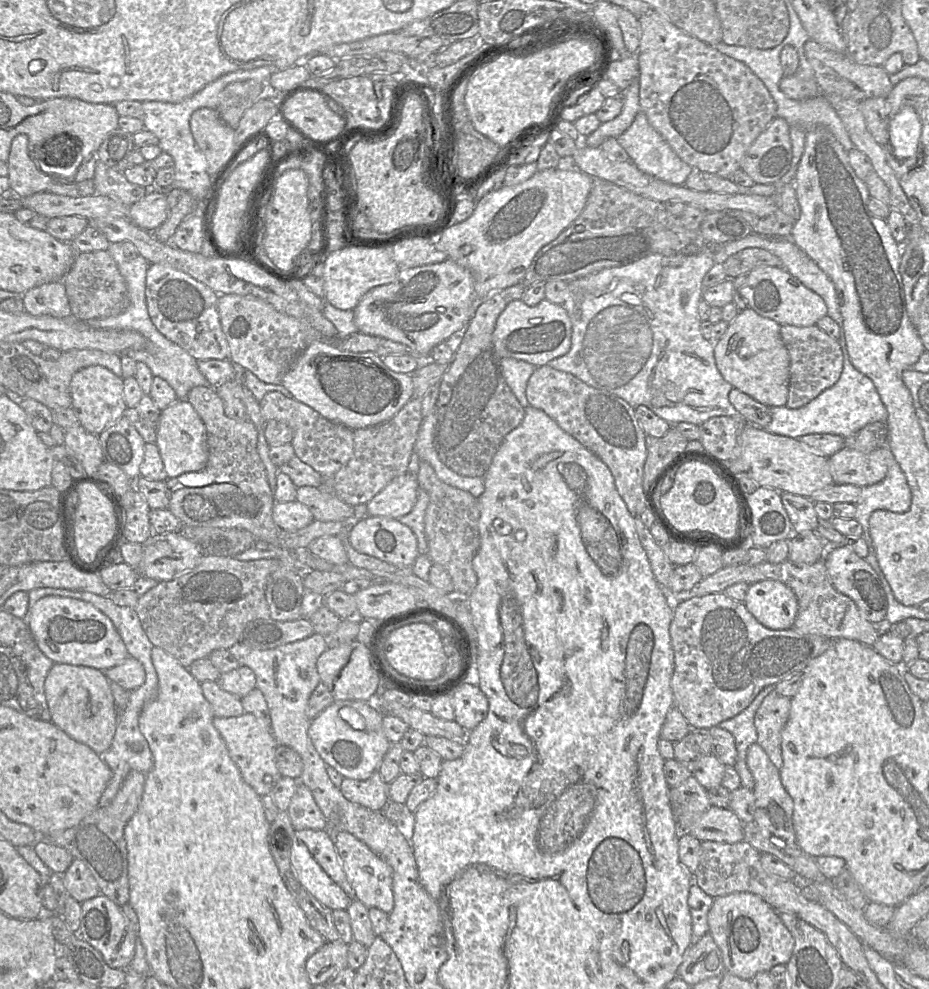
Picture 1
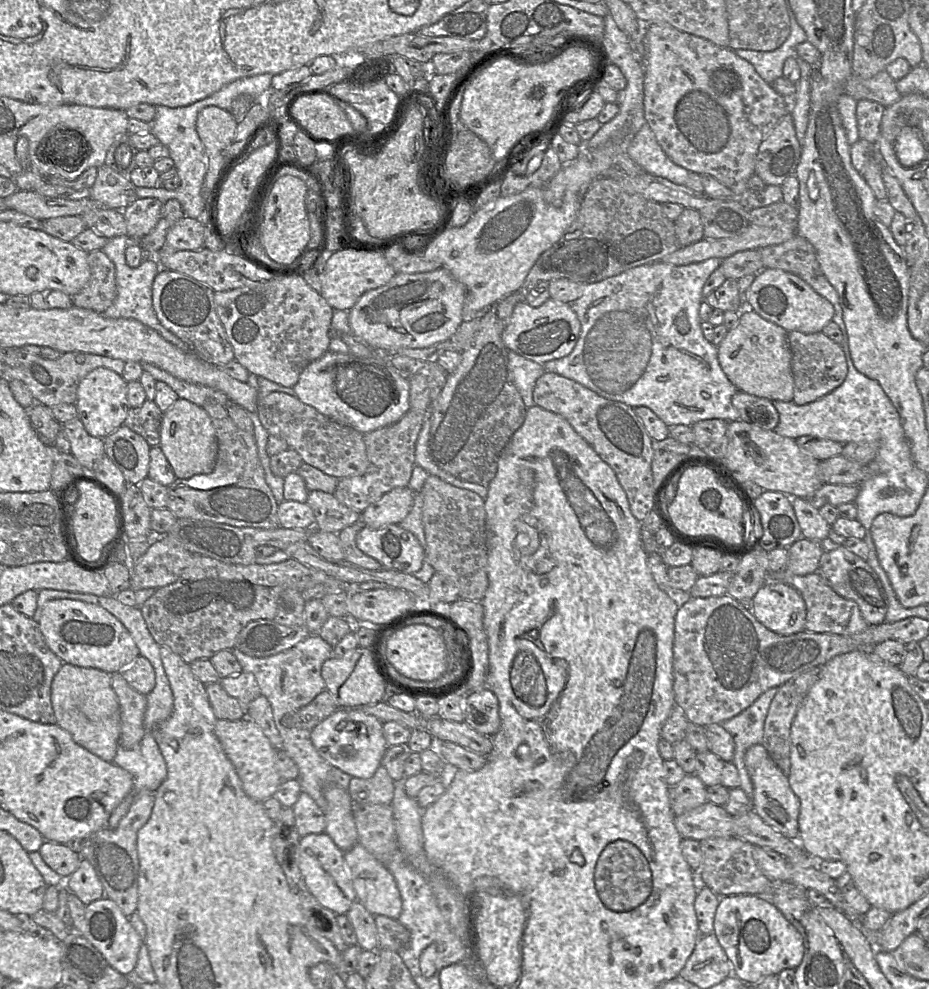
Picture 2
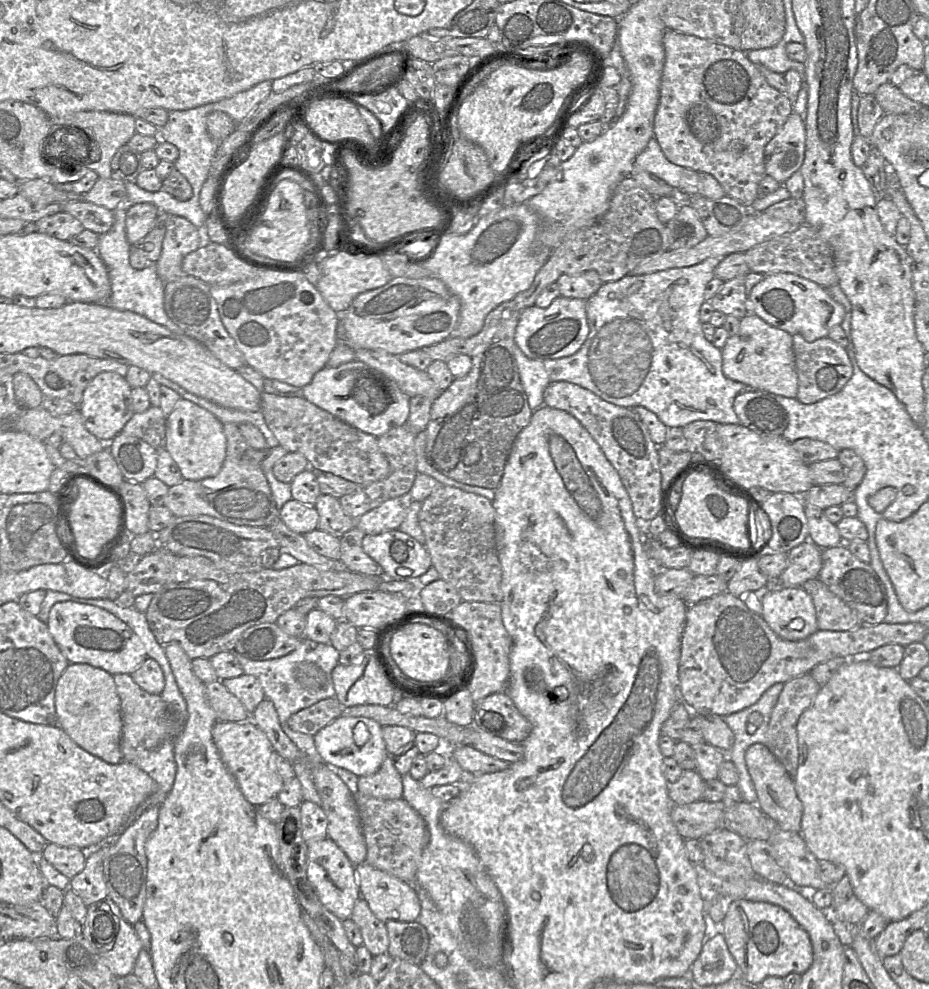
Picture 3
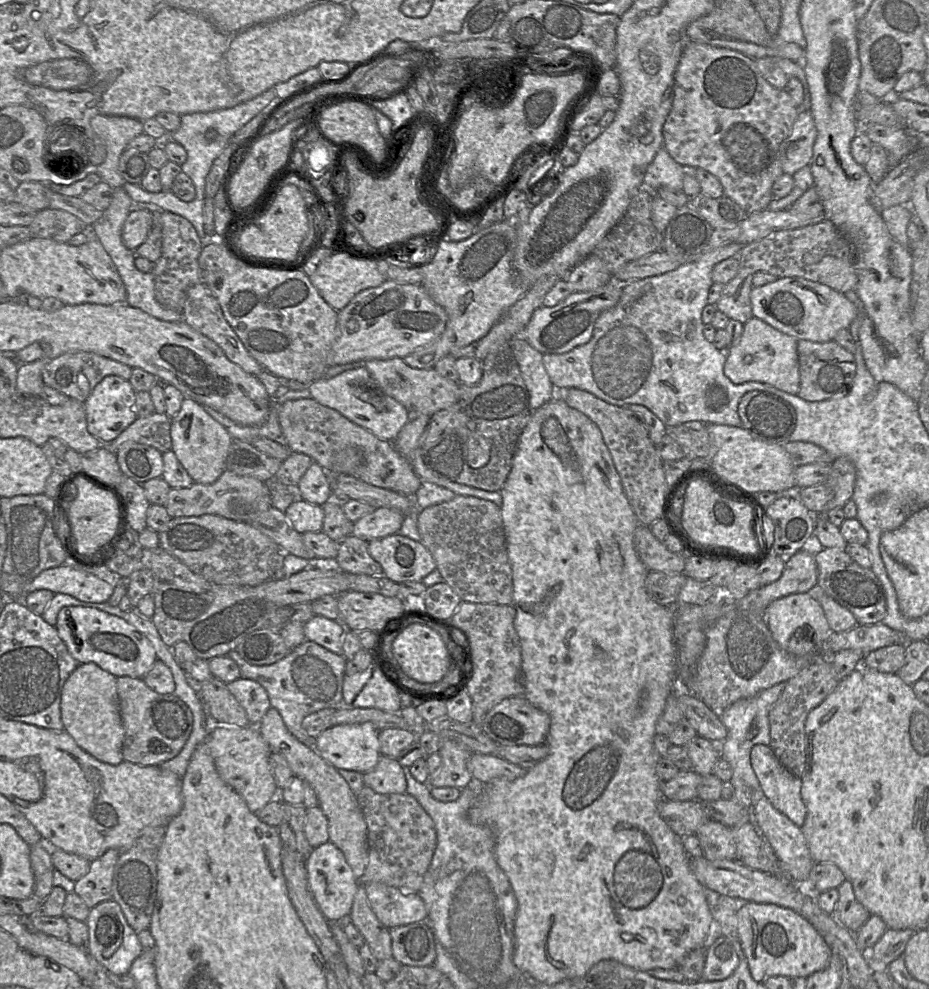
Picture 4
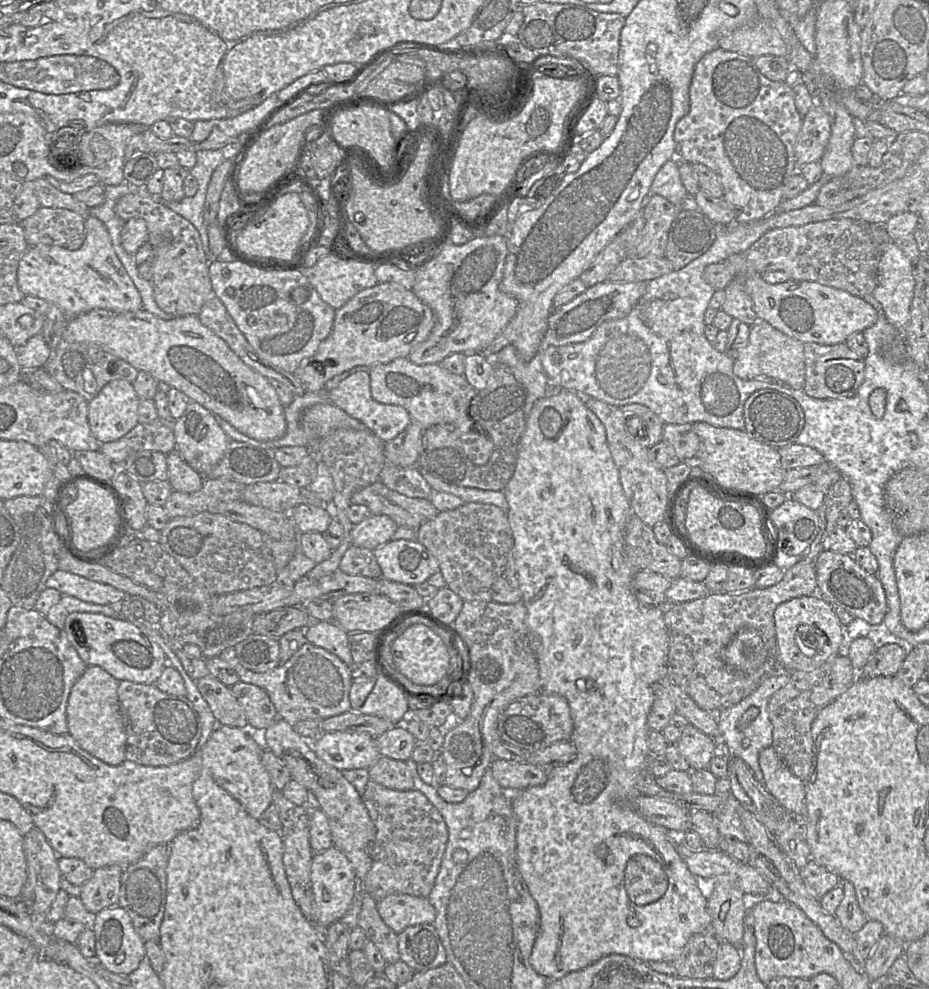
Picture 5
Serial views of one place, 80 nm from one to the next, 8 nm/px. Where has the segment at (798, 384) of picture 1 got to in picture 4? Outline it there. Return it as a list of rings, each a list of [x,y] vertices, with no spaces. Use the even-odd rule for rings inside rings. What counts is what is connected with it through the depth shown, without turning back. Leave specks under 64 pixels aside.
[[[808,340],[797,342],[800,390],[797,395],[805,401],[824,401],[844,396],[852,387],[856,373],[854,355],[835,340],[817,343]]]

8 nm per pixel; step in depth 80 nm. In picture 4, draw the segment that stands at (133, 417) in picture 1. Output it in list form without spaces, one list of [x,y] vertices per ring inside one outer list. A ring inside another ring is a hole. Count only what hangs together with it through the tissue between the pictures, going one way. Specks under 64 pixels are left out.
[[[157,413],[147,417],[137,417],[114,440],[105,443],[105,447],[116,454],[120,445],[127,441],[133,441],[156,448],[161,453],[170,451],[172,441],[170,435],[171,419],[165,413]]]

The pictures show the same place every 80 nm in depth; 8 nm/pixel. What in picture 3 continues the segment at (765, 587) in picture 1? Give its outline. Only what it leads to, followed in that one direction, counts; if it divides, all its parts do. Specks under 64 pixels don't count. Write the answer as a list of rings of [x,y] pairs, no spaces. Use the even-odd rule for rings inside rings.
[[[802,587],[765,589],[760,601],[762,618],[780,638],[800,641],[818,631],[813,600]]]

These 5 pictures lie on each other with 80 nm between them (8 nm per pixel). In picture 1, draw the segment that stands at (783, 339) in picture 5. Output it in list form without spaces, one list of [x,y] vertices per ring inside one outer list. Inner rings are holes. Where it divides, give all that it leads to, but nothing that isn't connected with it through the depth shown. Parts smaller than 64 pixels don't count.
[[[746,308],[739,311],[719,340],[713,340],[716,366],[723,378],[735,389],[768,407],[785,406],[788,399],[790,357],[782,340],[780,329],[781,325],[774,320],[760,316],[751,308]]]

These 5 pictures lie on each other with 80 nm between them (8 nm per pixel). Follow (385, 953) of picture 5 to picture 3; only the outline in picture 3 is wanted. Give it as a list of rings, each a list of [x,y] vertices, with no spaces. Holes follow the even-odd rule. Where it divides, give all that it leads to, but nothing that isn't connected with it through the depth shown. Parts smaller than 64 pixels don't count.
[[[362,897],[356,901],[350,919],[361,932],[363,946],[373,956],[387,953],[389,938],[385,923],[375,917]]]

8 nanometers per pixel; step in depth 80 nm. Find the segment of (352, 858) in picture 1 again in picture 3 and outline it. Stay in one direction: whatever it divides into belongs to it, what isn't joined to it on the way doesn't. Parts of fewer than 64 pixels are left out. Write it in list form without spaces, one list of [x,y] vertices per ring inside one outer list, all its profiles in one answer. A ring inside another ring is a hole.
[[[367,862],[355,866],[360,897],[368,904],[375,917],[386,923],[389,920],[415,922],[421,904],[413,884],[379,870]]]

